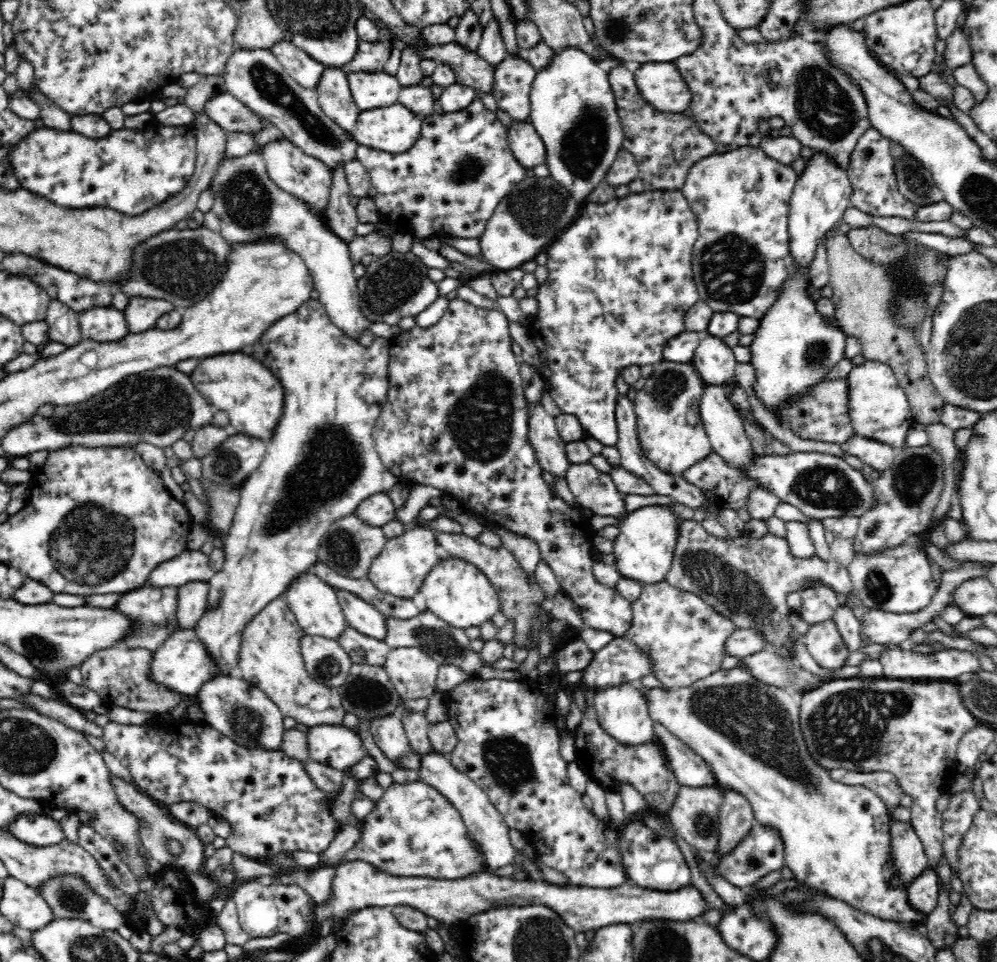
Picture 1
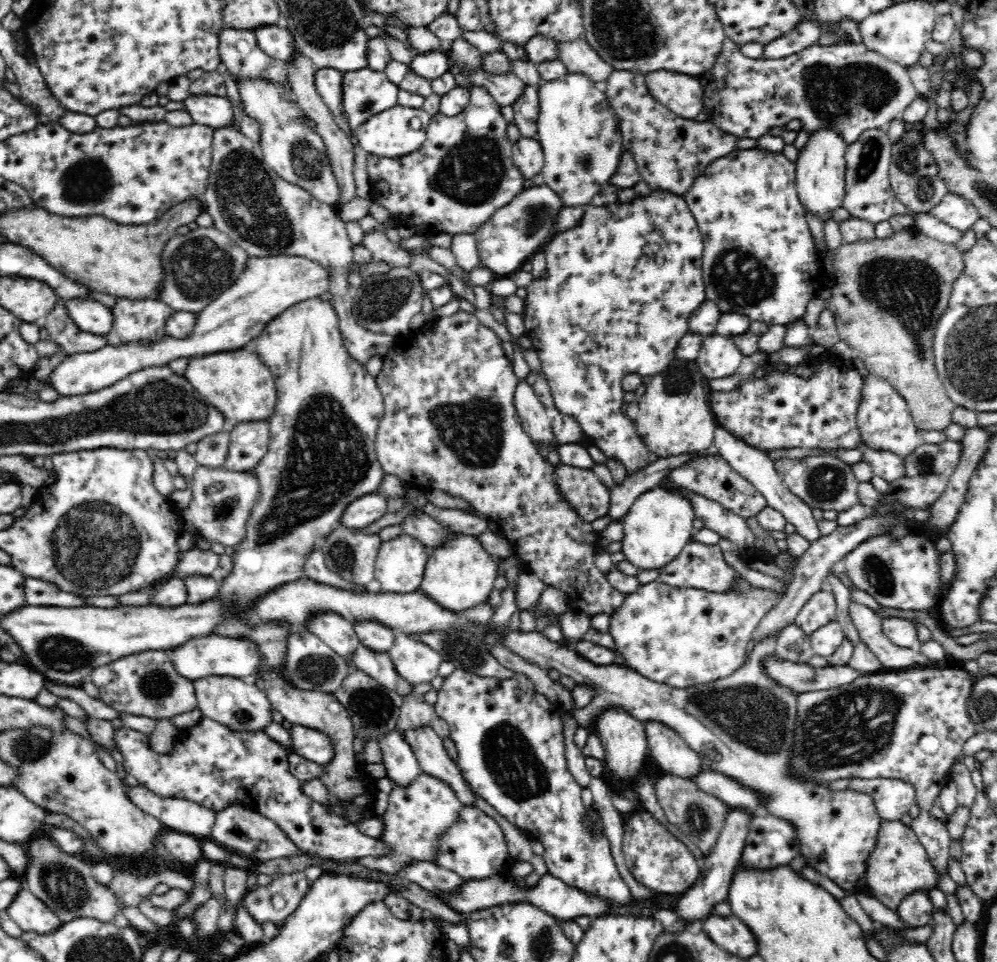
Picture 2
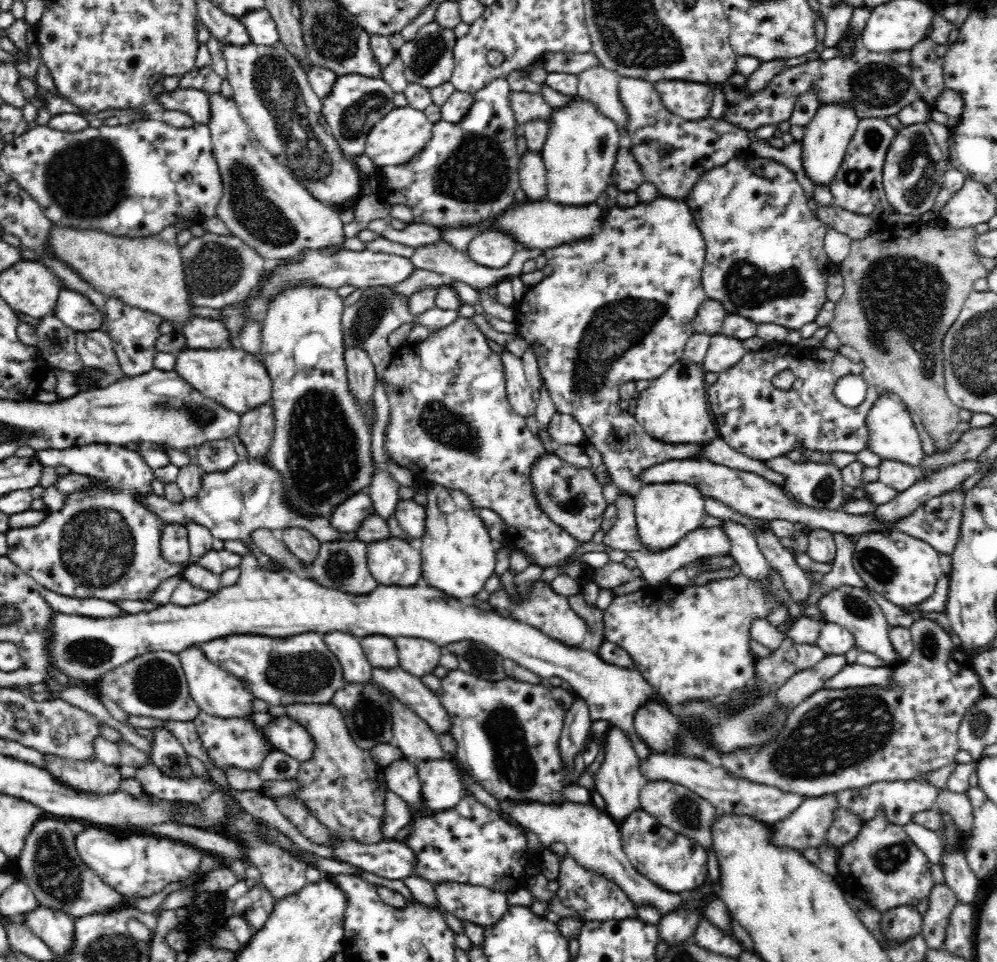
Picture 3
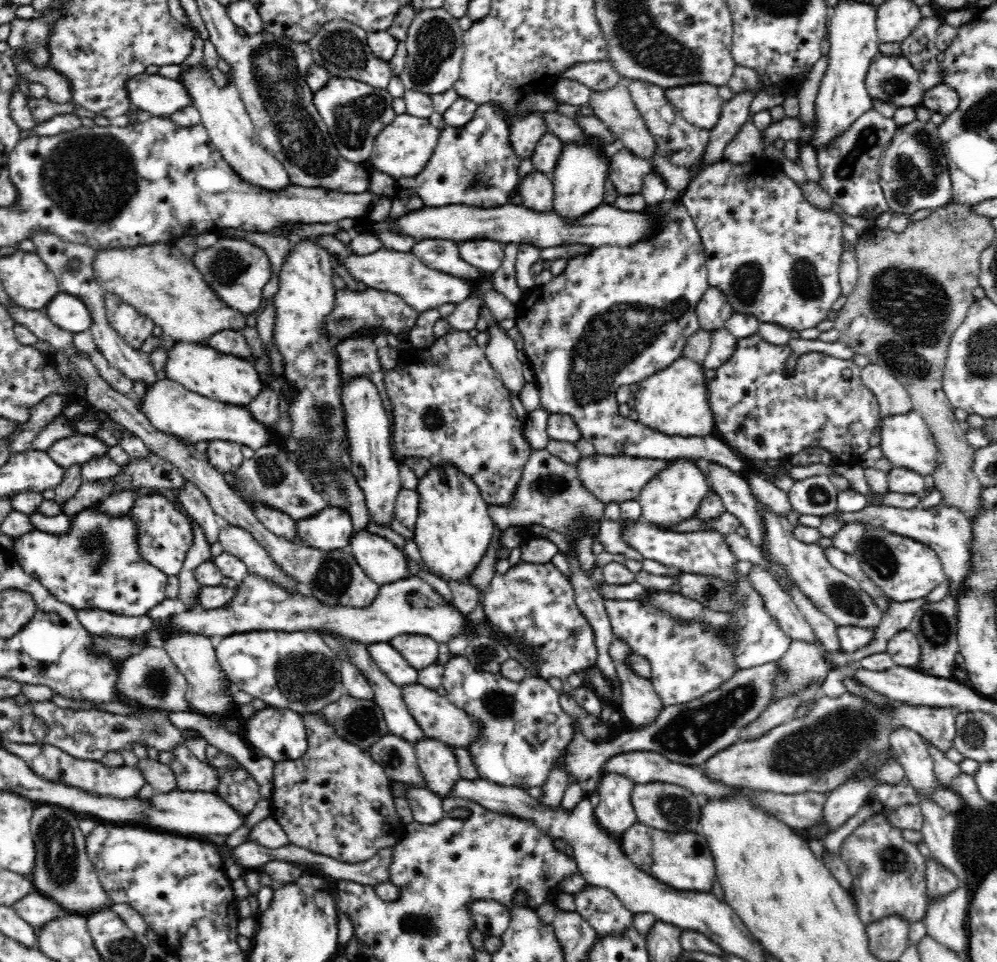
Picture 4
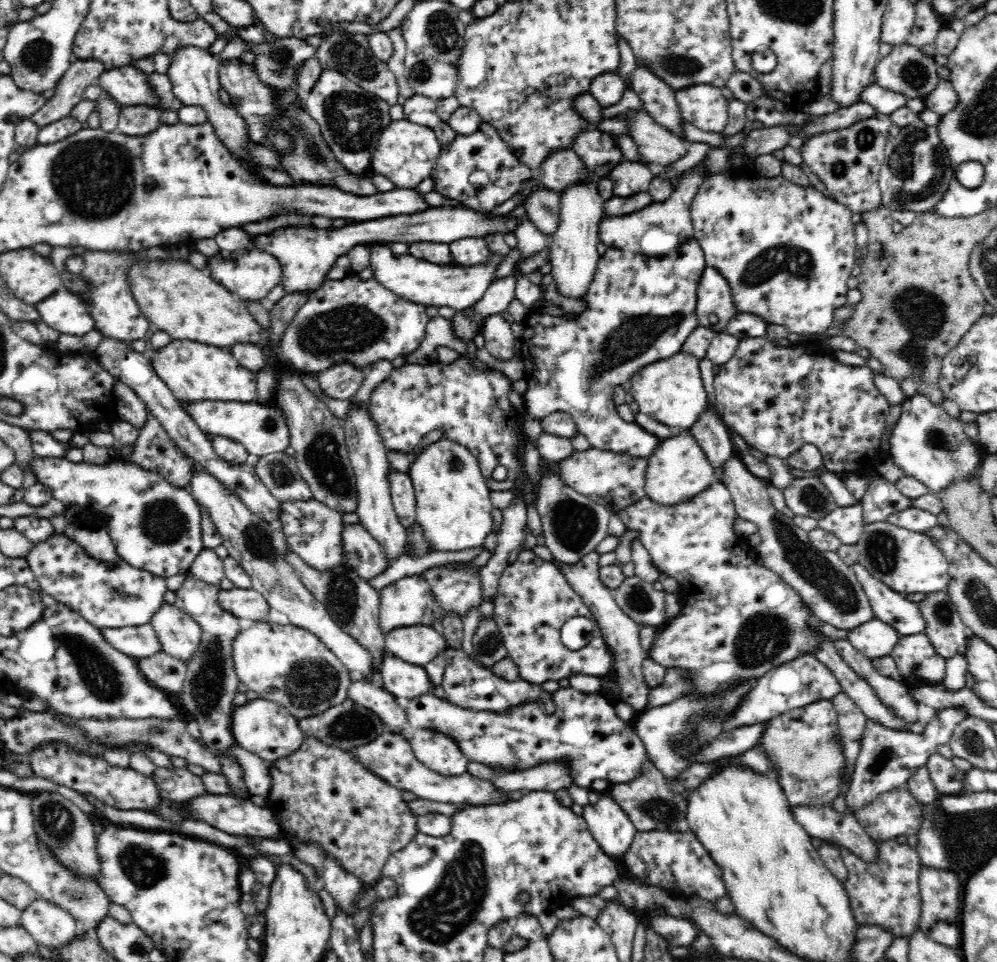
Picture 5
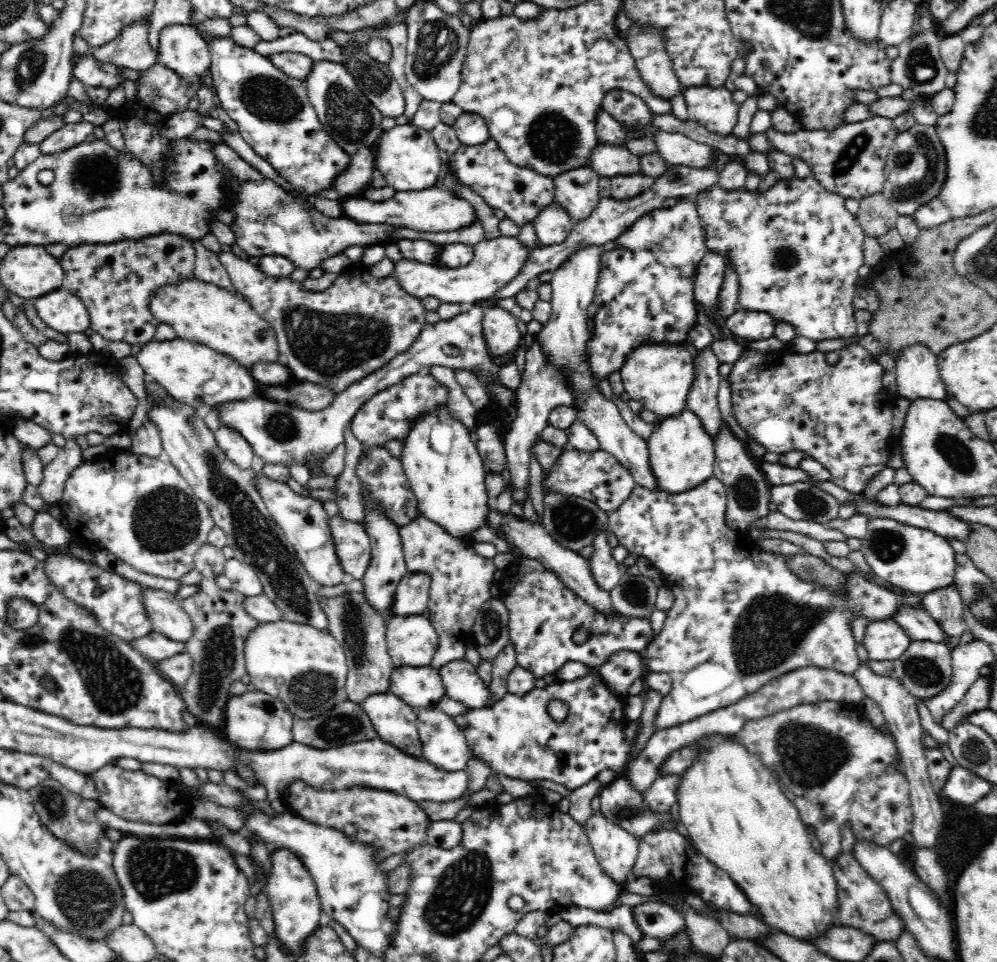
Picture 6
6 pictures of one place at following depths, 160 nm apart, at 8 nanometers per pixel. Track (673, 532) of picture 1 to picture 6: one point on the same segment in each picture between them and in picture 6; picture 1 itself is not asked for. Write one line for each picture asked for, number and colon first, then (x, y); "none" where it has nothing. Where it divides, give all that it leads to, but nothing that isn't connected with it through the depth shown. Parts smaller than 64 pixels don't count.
2: (657, 527)
3: (667, 511)
4: (676, 492)
5: (678, 470)
6: (681, 451)

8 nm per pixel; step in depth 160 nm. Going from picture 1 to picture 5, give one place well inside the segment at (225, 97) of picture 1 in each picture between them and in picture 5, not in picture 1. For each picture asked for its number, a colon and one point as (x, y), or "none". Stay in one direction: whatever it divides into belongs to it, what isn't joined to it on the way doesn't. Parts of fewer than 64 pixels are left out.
2: (213, 111)
3: (194, 102)
4: (160, 97)
5: (127, 85)

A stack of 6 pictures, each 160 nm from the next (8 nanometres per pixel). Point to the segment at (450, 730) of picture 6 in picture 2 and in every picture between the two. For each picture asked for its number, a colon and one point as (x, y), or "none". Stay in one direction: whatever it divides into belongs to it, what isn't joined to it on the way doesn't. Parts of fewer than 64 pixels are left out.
2: (417, 814)
3: (442, 788)
4: (437, 760)
5: (437, 751)

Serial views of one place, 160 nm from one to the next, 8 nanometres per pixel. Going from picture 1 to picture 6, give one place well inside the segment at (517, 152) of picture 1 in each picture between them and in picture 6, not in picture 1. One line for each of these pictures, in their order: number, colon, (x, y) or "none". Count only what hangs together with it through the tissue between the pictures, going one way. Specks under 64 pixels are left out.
2: (527, 153)
3: (532, 172)
4: (536, 191)
5: (542, 207)
6: (552, 225)

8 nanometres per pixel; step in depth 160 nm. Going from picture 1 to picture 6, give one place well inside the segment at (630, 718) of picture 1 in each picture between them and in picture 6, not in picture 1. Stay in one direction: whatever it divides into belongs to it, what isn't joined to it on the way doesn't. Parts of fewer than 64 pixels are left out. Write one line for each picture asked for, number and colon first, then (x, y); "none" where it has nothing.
2: (623, 739)
3: (619, 781)
4: (614, 812)
5: (612, 829)
6: (616, 849)

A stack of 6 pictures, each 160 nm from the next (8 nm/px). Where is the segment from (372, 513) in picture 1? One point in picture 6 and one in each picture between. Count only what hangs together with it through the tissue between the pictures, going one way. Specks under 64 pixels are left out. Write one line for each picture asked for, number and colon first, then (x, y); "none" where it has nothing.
2: (362, 512)
3: (346, 518)
4: (330, 529)
5: (313, 531)
6: (303, 520)

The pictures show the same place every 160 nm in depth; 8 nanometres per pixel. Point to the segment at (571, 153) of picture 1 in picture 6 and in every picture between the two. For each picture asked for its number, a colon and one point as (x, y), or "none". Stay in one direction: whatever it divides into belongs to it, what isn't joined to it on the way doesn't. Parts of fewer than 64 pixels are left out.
2: (578, 130)
3: (580, 152)
4: (578, 180)
5: (574, 257)
6: (563, 339)

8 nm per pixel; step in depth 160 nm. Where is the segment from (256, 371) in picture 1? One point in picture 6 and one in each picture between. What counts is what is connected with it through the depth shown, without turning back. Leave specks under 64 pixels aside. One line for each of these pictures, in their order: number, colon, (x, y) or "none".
2: (237, 382)
3: (236, 379)
4: (199, 368)
5: (194, 372)
6: (192, 373)

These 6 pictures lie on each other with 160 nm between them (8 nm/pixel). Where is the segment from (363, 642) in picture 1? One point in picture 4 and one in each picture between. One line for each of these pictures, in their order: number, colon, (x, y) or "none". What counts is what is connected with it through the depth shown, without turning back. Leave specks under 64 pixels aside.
2: (378, 665)
3: (410, 690)
4: (440, 719)

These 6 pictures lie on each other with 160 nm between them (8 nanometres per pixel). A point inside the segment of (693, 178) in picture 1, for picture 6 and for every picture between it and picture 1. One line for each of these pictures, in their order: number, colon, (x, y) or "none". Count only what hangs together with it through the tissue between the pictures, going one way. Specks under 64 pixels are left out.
2: (760, 259)
3: (765, 259)
4: (775, 255)
5: (787, 251)
6: (797, 250)

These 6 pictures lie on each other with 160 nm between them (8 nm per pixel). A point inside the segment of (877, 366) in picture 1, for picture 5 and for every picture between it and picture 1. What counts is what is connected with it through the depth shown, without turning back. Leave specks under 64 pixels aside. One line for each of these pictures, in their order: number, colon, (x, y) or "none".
2: (886, 424)
3: (893, 436)
4: (906, 441)
5: (928, 444)

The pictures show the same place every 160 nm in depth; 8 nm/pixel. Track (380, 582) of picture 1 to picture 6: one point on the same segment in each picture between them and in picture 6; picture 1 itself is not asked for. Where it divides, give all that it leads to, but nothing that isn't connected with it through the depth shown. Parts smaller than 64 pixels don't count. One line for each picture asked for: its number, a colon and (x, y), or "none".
2: (400, 565)
3: (391, 562)
4: (380, 560)
5: (355, 539)
6: (353, 546)

